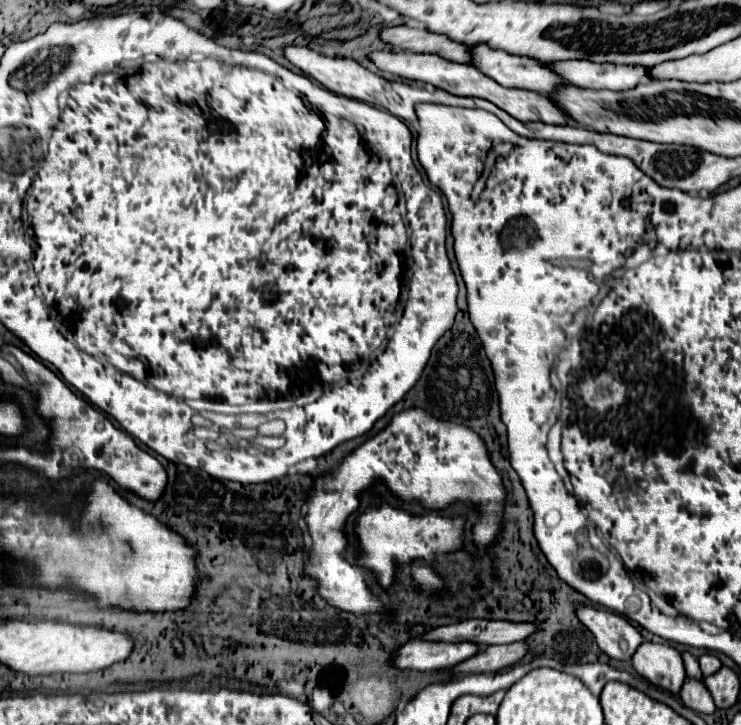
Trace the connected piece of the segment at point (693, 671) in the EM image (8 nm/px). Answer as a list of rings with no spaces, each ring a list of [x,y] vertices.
[[[684,651],[682,653],[682,661],[684,661],[684,667],[686,667],[686,673],[688,673],[688,677],[696,677],[696,679],[704,679],[702,677],[702,673],[700,673],[700,667],[698,667],[698,661],[688,653],[688,651]]]

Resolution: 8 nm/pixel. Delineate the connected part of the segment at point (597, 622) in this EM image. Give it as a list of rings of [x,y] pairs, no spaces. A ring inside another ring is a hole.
[[[576,603],[574,611],[580,623],[592,631],[598,647],[612,659],[630,661],[636,647],[642,643],[640,633],[624,617],[612,611],[584,603]]]

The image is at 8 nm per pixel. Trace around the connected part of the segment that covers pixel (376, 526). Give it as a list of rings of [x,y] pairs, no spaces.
[[[380,503],[376,507],[368,507],[358,517],[356,533],[360,537],[362,559],[360,565],[374,569],[380,575],[382,587],[388,587],[394,577],[394,563],[404,563],[410,559],[430,557],[434,553],[446,553],[460,547],[464,519],[448,519],[444,515],[424,515],[412,517],[406,511],[392,507],[388,503]]]

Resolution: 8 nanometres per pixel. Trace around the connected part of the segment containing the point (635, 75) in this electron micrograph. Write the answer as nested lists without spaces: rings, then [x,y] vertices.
[[[550,63],[554,71],[560,71],[568,83],[582,89],[610,89],[626,91],[650,81],[650,71],[644,65],[616,65],[616,63]]]

